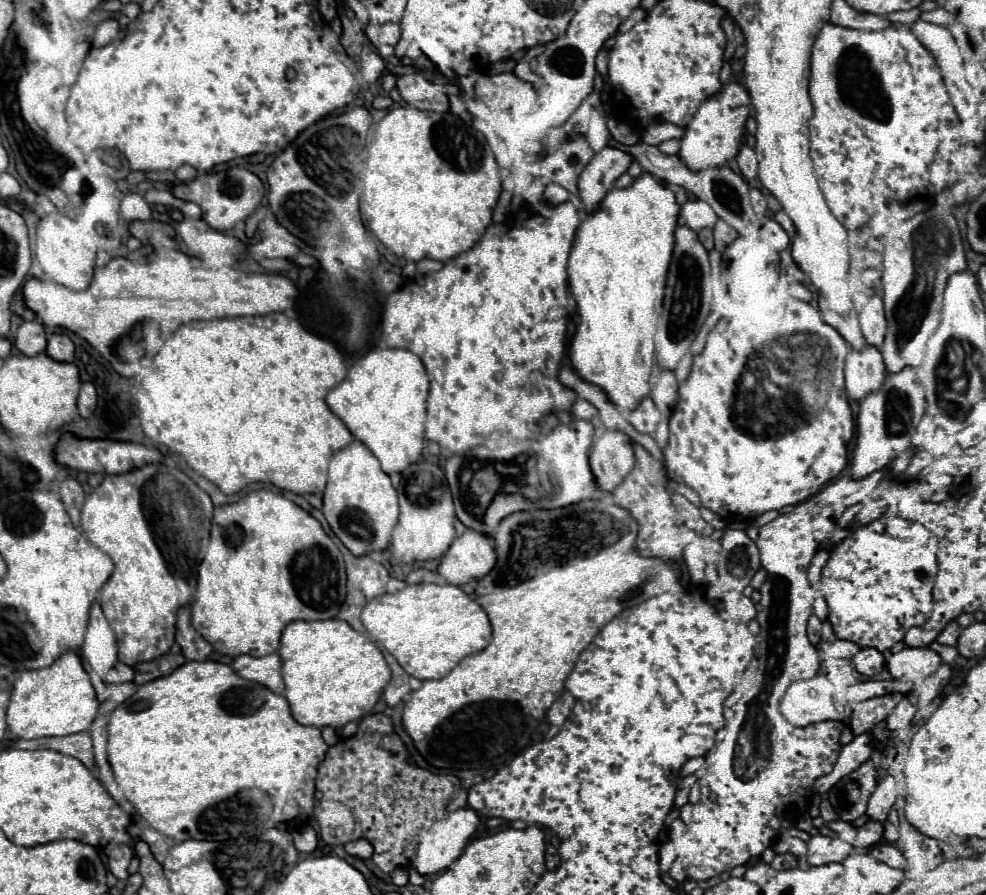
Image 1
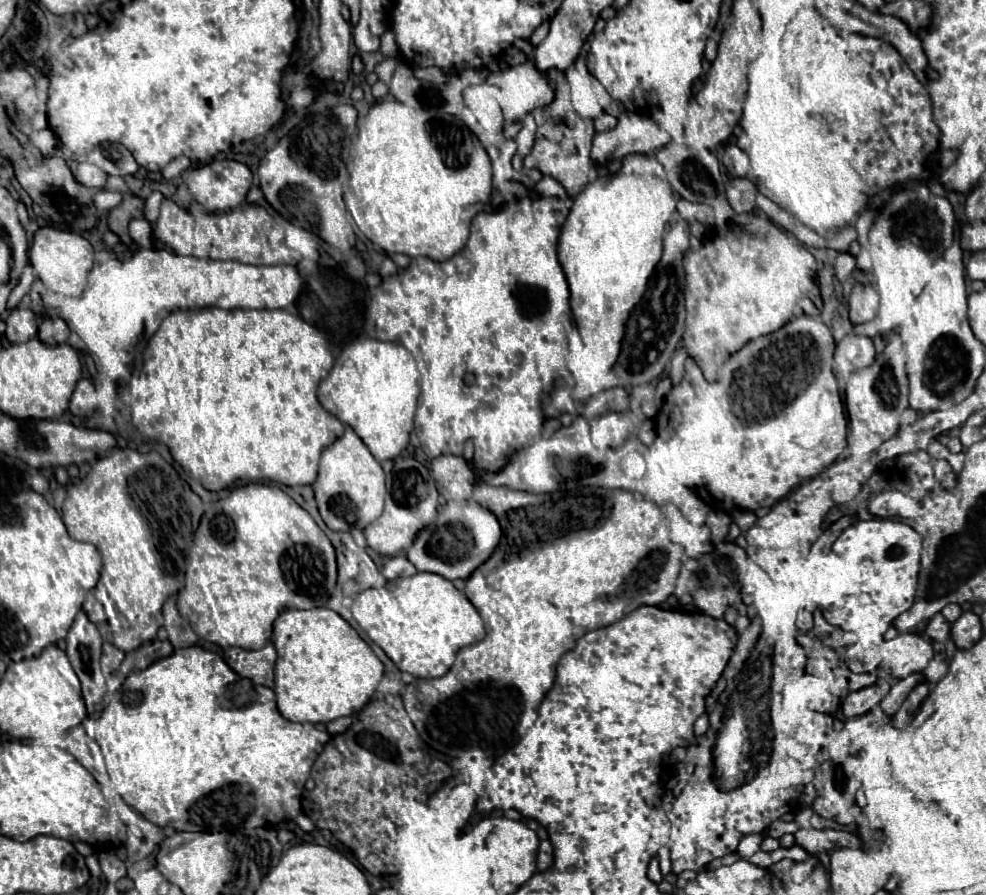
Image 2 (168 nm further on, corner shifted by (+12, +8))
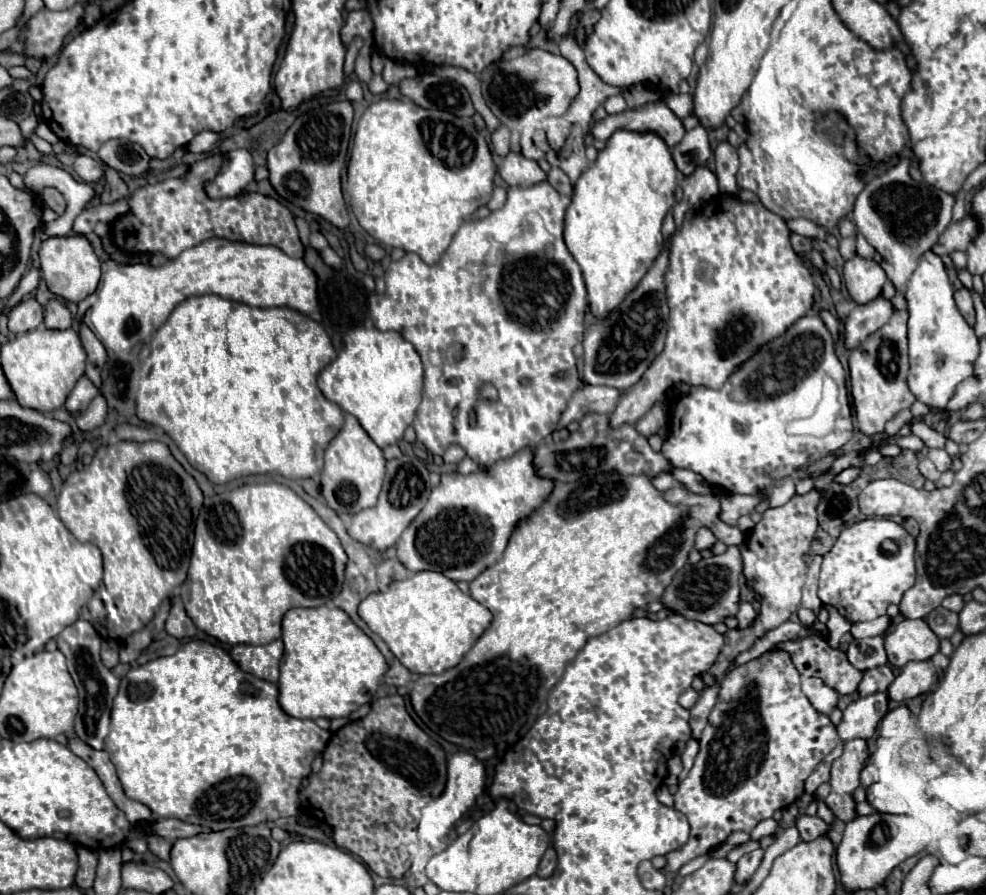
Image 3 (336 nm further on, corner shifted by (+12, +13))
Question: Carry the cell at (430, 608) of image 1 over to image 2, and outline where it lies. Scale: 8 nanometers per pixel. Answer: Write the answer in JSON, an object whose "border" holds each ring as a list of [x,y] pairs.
{"border":[[[415,573],[389,581],[381,589],[367,589],[353,601],[351,613],[367,637],[405,673],[421,679],[445,675],[461,647],[485,637],[485,625],[471,601],[441,575]]]}

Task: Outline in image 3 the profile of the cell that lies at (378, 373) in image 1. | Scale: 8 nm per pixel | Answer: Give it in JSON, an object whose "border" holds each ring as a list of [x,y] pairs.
{"border":[[[355,328],[345,334],[341,352],[321,370],[317,384],[327,400],[353,414],[369,438],[379,448],[385,448],[397,444],[415,418],[423,390],[423,364],[413,344],[401,338],[401,334]]]}

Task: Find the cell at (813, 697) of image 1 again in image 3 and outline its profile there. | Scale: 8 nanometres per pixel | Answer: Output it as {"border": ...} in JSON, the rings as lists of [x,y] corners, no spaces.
{"border":[[[803,678],[801,690],[809,698],[813,708],[819,710],[821,714],[831,714],[835,710],[839,694],[833,688],[829,688],[825,682],[821,682],[819,678]]]}

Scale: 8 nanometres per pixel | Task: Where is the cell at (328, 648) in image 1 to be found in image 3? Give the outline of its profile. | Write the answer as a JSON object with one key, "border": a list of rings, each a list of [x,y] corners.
{"border":[[[291,608],[283,616],[285,652],[279,666],[279,704],[293,718],[341,718],[369,704],[387,670],[373,640],[341,608]]]}

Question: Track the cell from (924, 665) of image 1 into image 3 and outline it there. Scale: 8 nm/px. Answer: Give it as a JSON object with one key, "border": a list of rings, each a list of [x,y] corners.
{"border":[[[903,620],[885,636],[885,650],[891,666],[903,668],[911,660],[929,660],[939,652],[939,638],[925,620]]]}

